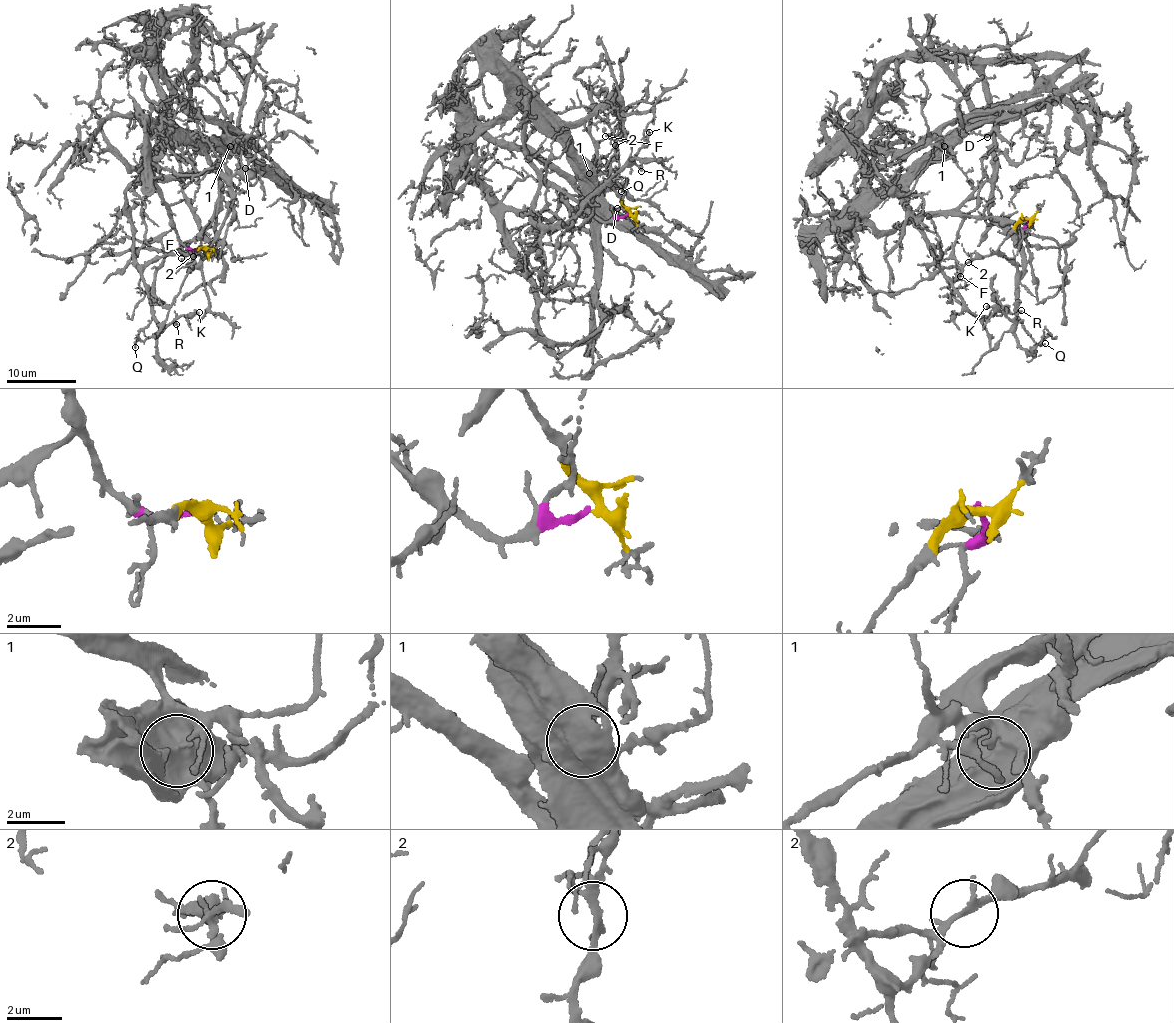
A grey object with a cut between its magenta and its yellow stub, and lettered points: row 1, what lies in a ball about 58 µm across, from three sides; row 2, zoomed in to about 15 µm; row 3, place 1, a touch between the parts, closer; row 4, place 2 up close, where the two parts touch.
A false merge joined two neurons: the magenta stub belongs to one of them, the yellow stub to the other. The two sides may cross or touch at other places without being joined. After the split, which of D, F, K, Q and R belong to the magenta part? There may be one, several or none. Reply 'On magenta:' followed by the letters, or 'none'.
On magenta: D

